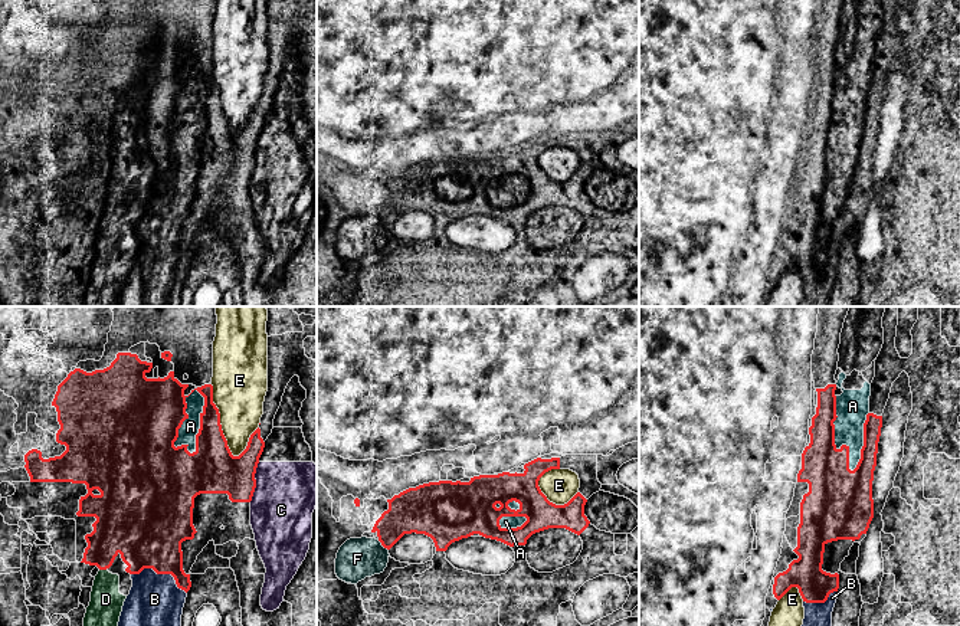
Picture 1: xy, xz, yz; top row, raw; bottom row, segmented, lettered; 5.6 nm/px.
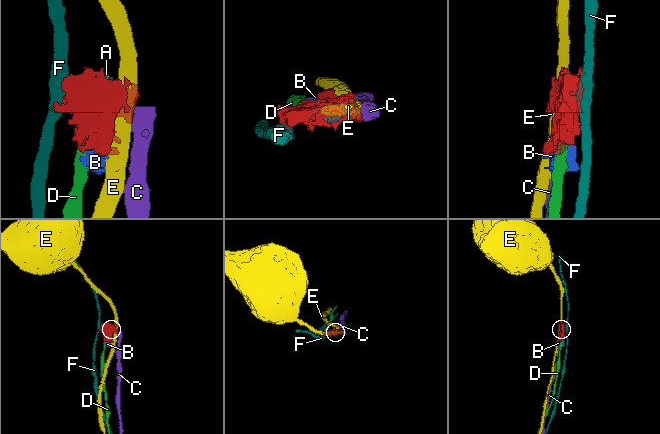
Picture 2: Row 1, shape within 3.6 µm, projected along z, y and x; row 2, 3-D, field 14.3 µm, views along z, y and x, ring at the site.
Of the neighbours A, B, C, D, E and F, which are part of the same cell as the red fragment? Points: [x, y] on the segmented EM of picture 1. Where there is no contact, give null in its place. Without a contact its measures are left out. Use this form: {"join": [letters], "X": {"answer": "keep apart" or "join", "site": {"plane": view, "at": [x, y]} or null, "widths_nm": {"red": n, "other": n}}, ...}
{"join": ["D"], "A": {"answer": "keep apart", "site": {"plane": "yz", "at": [834, 439]}, "widths_nm": {"red": 260, "other": 190}}, "B": {"answer": "keep apart", "site": {"plane": "xy", "at": [161, 573]}, "widths_nm": {"red": 400, "other": 280}}, "C": {"answer": "keep apart", "site": {"plane": "xy", "at": [255, 482]}, "widths_nm": {"red": 280, "other": 360}}, "D": {"answer": "join", "site": {"plane": "xy", "at": [102, 569]}, "widths_nm": {"red": 280, "other": 190}}, "E": {"answer": "keep apart", "site": {"plane": "xy", "at": [219, 422]}, "widths_nm": {"red": 240, "other": 300}}, "F": {"answer": "keep apart", "site": {"plane": "xz", "at": [383, 546]}, "widths_nm": {"red": 240, "other": 220}}}

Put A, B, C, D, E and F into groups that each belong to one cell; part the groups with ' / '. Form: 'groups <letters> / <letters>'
groups A B / C / D / E / F

